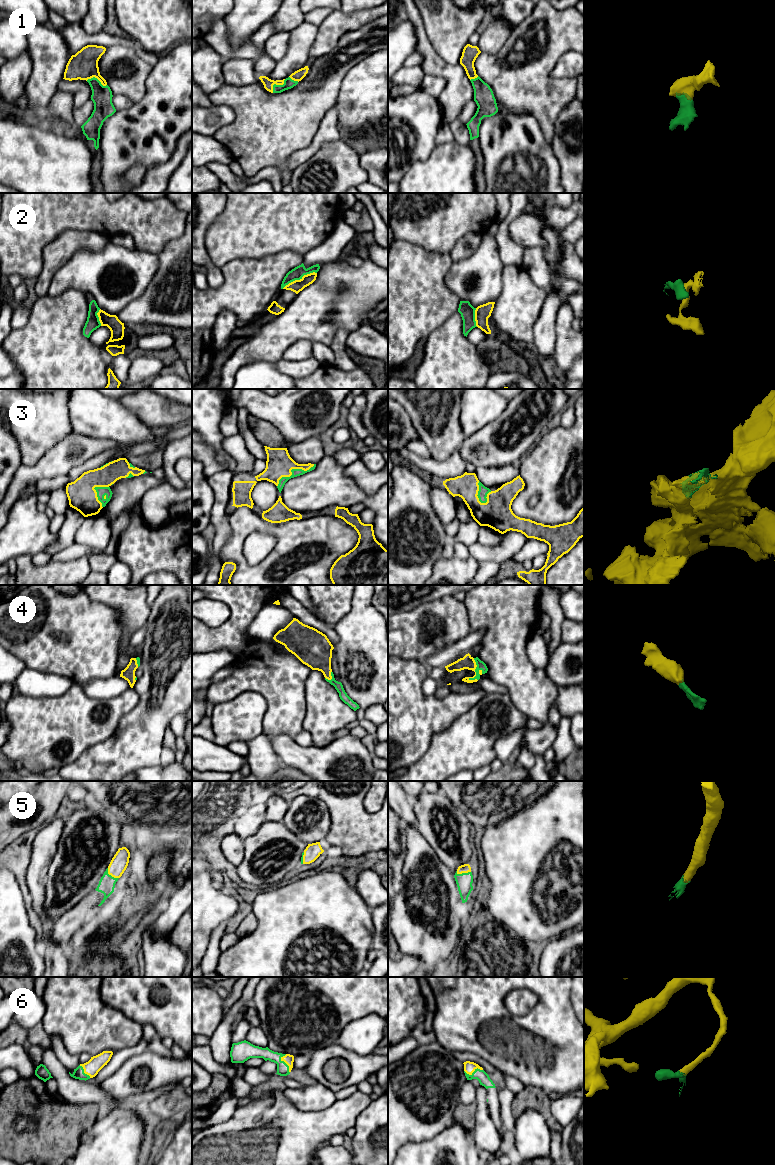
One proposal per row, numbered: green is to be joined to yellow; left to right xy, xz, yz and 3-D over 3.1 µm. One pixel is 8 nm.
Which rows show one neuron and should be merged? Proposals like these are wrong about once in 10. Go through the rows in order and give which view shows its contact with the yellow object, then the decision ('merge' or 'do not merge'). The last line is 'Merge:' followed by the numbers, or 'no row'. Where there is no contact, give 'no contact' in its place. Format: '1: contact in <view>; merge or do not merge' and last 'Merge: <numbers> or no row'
1: contact in xz; merge
2: contact in xz; do not merge
3: contact in xz; merge
4: contact in yz; merge
5: contact in xy; merge
6: contact in xz; merge
Merge: 1, 3, 4, 5, 6

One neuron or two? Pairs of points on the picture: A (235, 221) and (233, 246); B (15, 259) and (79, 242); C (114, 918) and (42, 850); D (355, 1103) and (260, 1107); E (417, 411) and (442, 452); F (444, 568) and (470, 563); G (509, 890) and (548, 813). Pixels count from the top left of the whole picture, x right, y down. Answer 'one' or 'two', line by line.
A: one
B: two
C: one
D: one
E: one
F: one
G: one

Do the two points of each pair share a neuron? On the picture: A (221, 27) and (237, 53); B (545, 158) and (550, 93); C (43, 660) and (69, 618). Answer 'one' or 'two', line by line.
A: one
B: two
C: one

